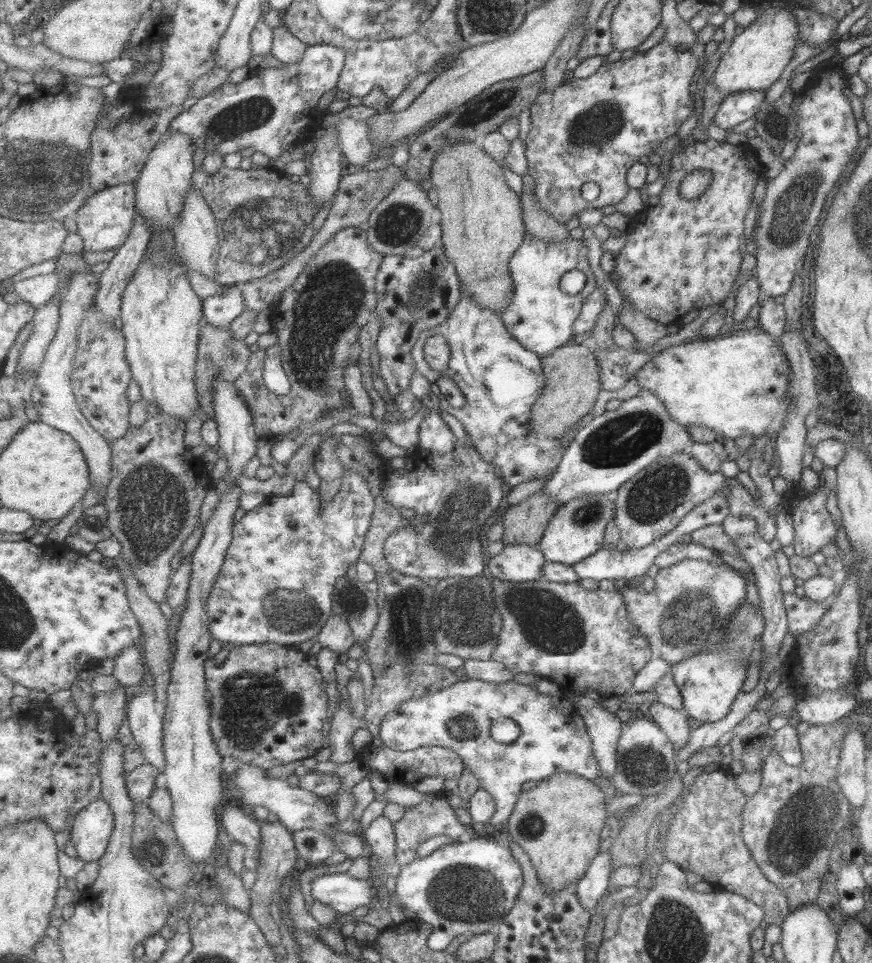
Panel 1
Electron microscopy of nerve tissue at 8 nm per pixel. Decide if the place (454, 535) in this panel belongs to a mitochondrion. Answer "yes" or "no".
yes

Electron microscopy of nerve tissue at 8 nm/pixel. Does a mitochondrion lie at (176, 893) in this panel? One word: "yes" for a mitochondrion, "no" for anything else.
no

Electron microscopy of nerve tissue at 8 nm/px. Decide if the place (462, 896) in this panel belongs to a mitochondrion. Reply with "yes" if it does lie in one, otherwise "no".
yes

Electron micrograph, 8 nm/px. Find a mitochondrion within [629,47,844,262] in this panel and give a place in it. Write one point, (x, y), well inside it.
(790, 214)

